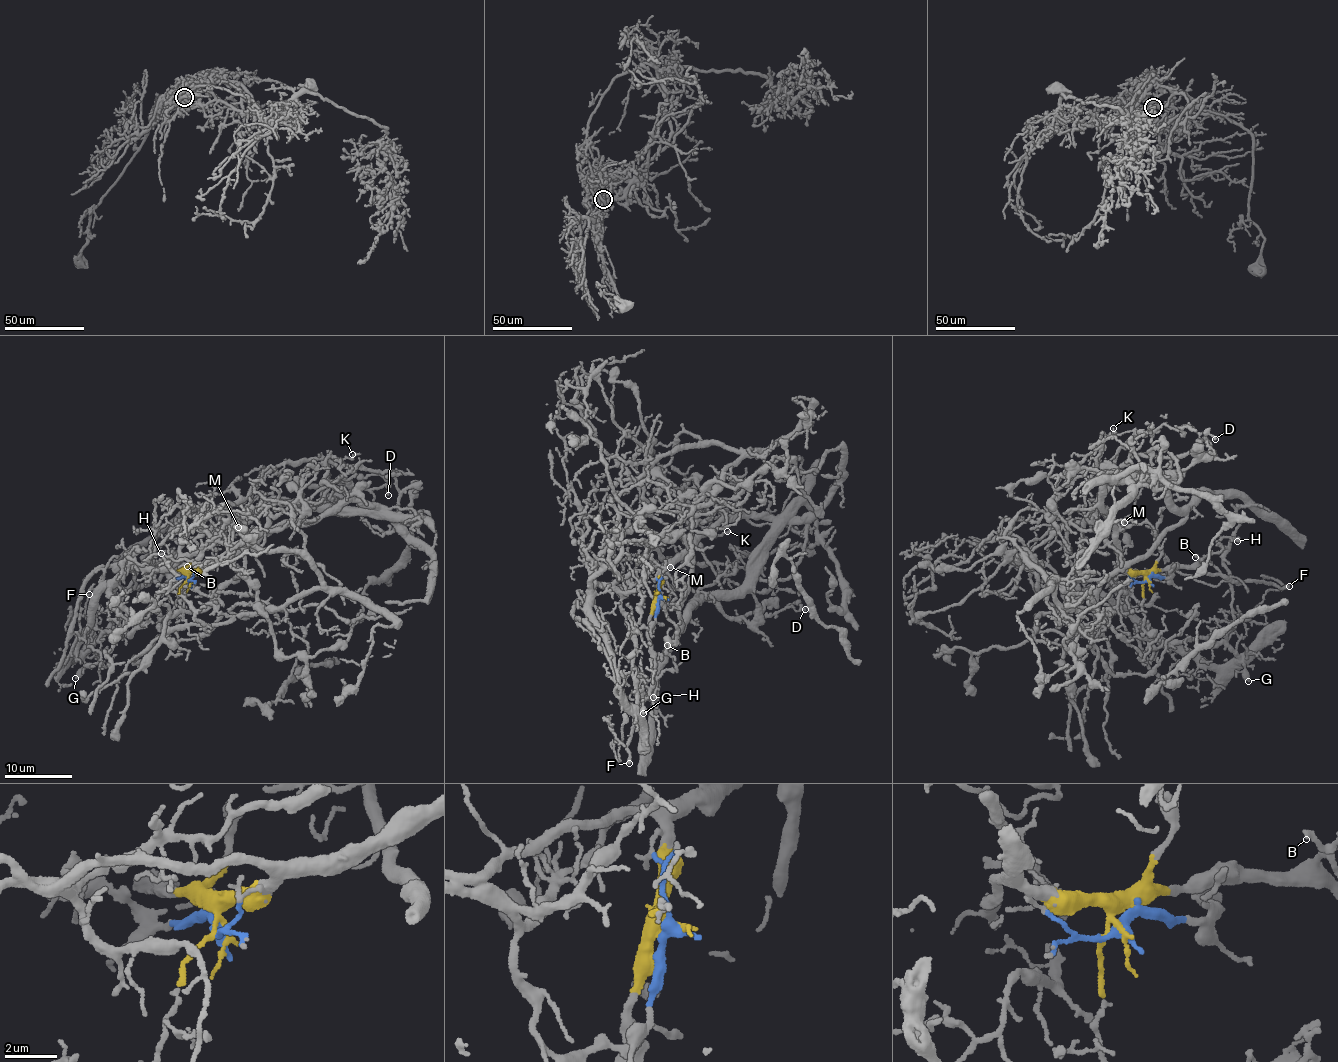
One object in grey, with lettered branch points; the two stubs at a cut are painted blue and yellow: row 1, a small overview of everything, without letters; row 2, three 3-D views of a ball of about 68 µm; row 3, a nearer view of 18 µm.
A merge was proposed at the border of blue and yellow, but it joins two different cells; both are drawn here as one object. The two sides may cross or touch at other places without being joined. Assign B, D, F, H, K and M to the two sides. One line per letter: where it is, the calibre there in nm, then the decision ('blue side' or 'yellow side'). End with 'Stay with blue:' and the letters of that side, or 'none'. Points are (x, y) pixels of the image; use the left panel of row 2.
B: place (187, 566); calibre 170 nm; yellow side
D: place (388, 495); calibre 150 nm; blue side
F: place (89, 594); calibre 300 nm; yellow side
H: place (161, 553); calibre 360 nm; yellow side
K: place (352, 454); calibre 160 nm; yellow side
M: place (238, 527); calibre 170 nm; yellow side
Stay with blue: D

